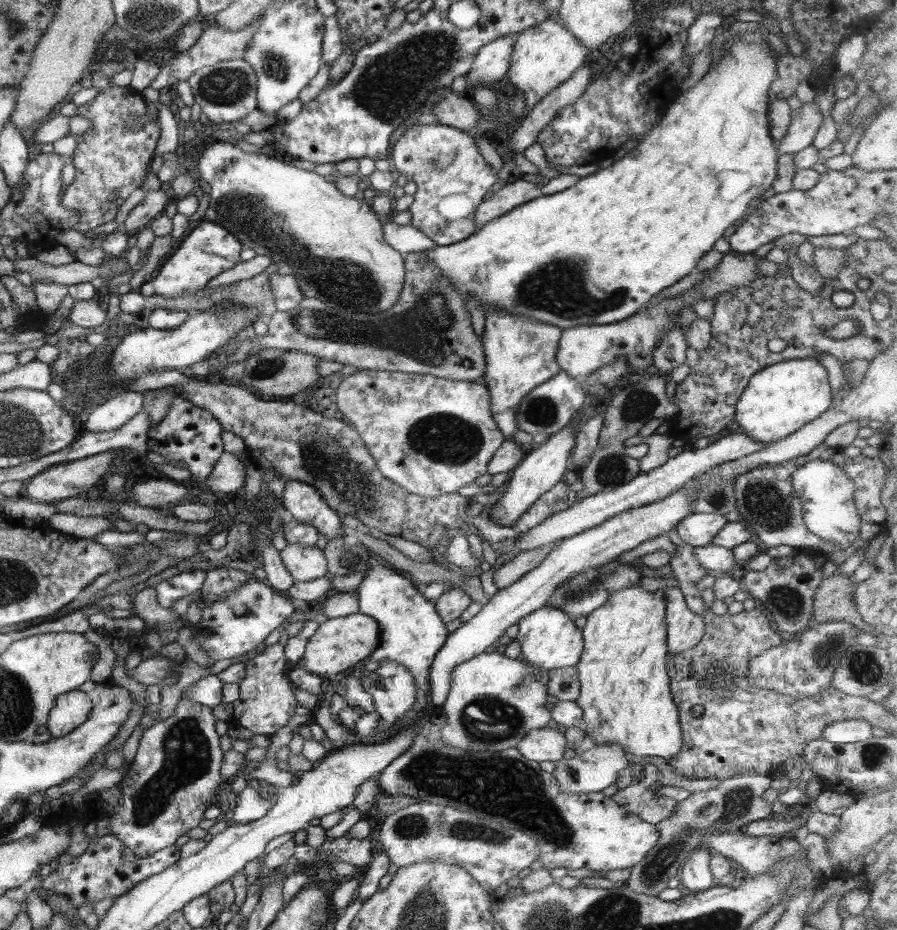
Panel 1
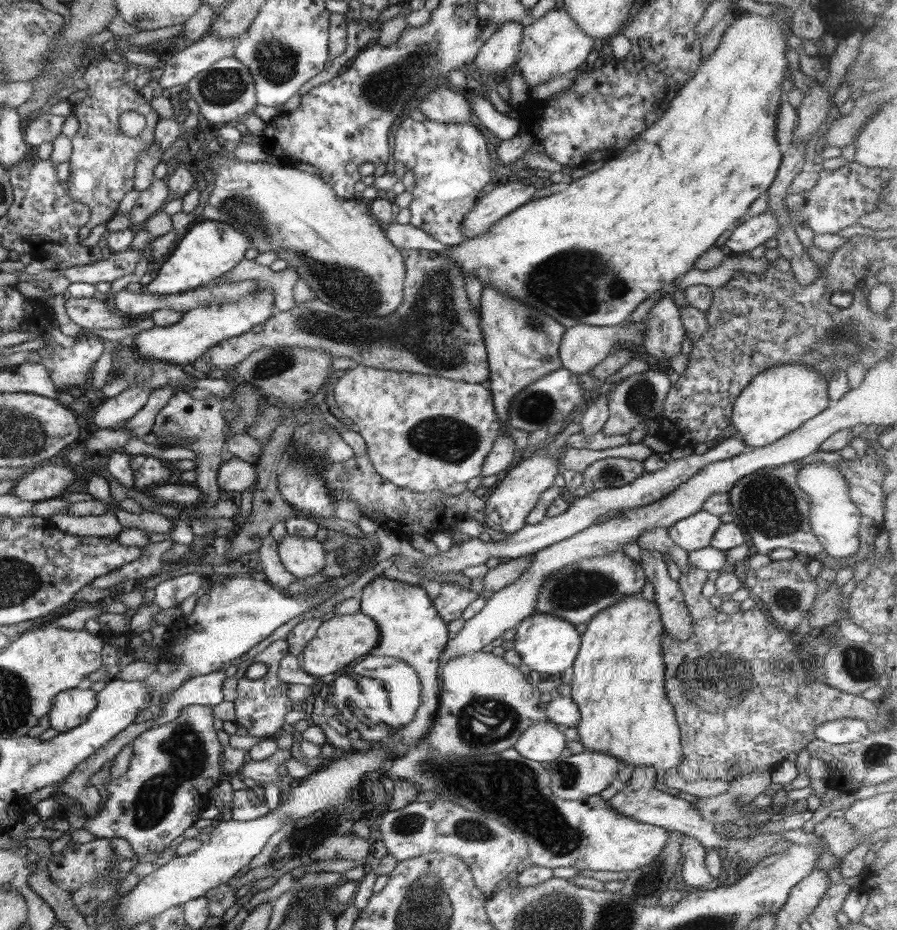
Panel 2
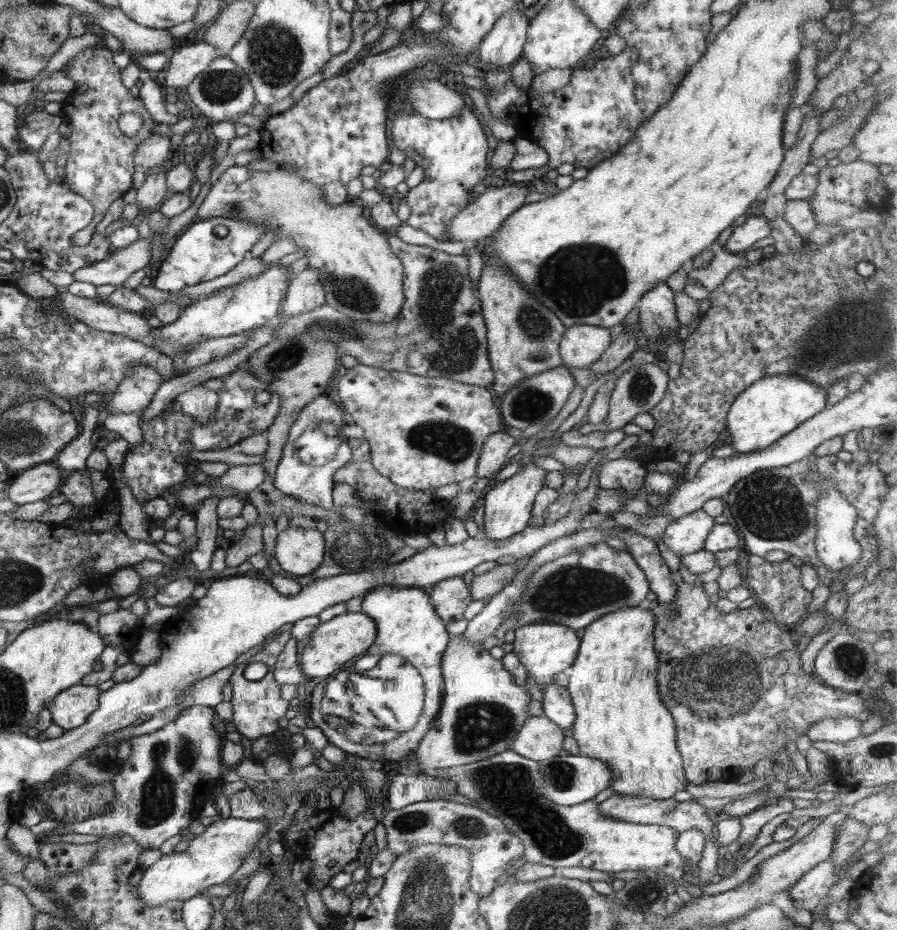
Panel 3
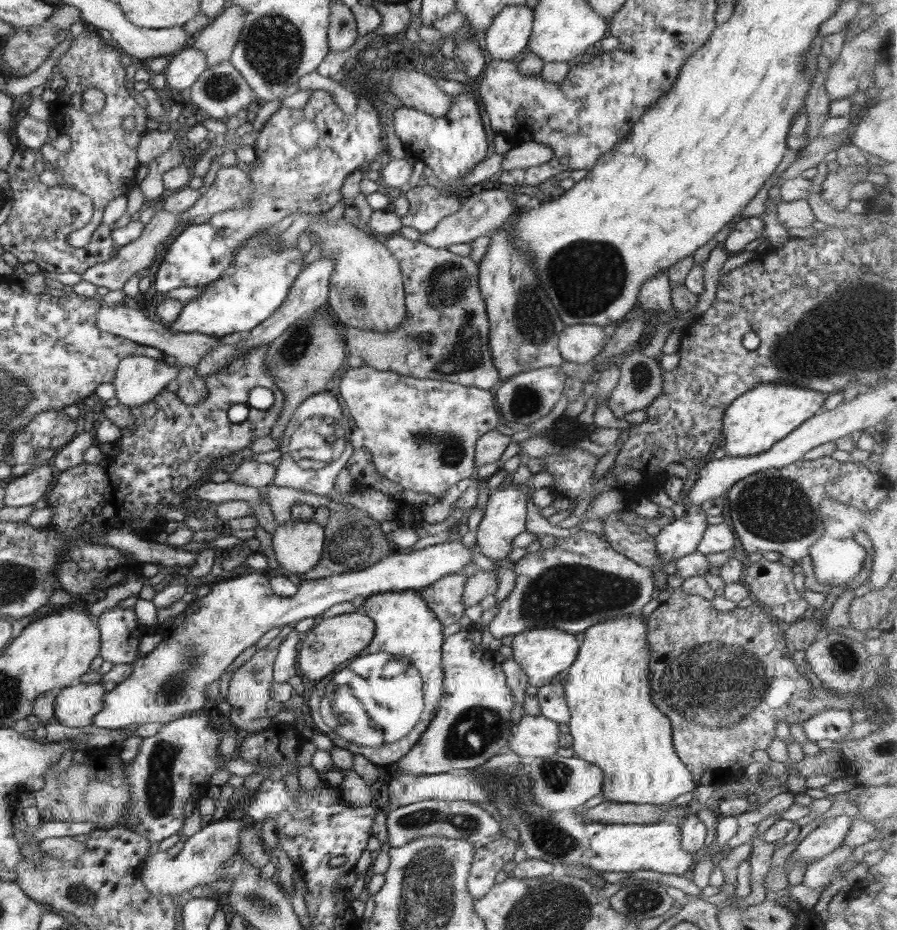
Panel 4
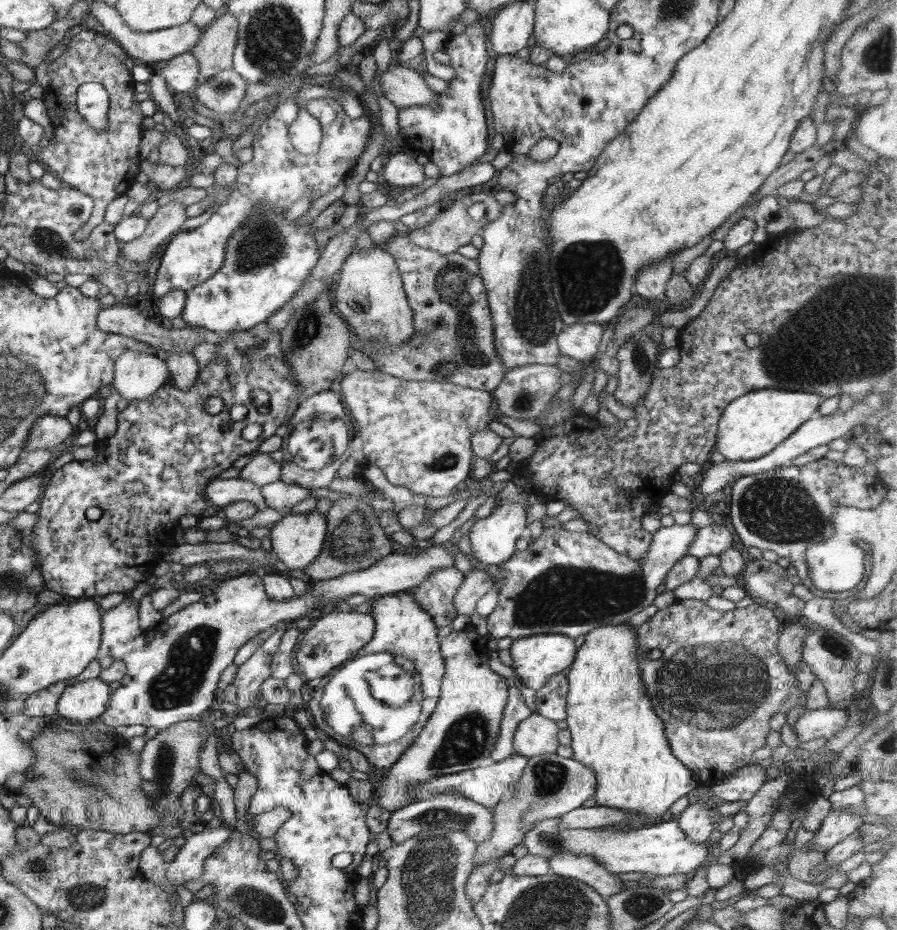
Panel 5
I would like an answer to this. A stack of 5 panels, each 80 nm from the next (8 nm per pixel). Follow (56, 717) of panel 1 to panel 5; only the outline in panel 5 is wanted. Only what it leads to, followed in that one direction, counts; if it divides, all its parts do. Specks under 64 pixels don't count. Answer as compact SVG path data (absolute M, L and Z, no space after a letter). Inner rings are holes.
M95 678L67 686L57 702L58 716L81 725L98 720L109 705L112 691L108 685Z

